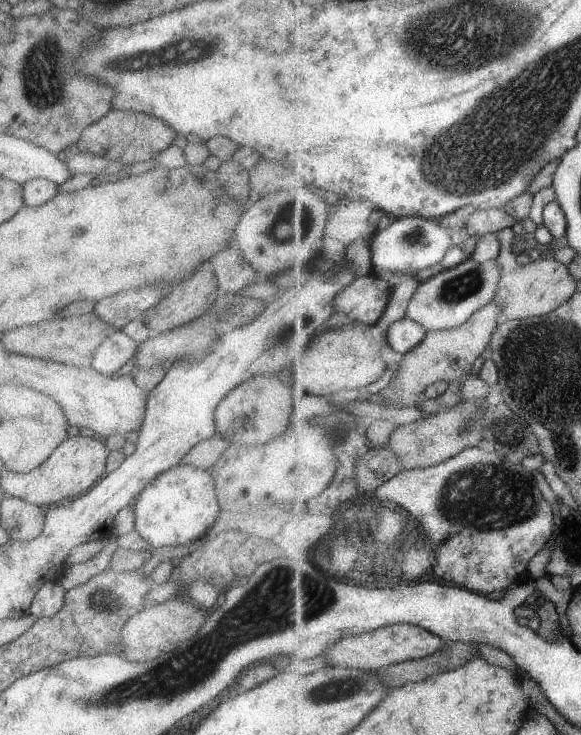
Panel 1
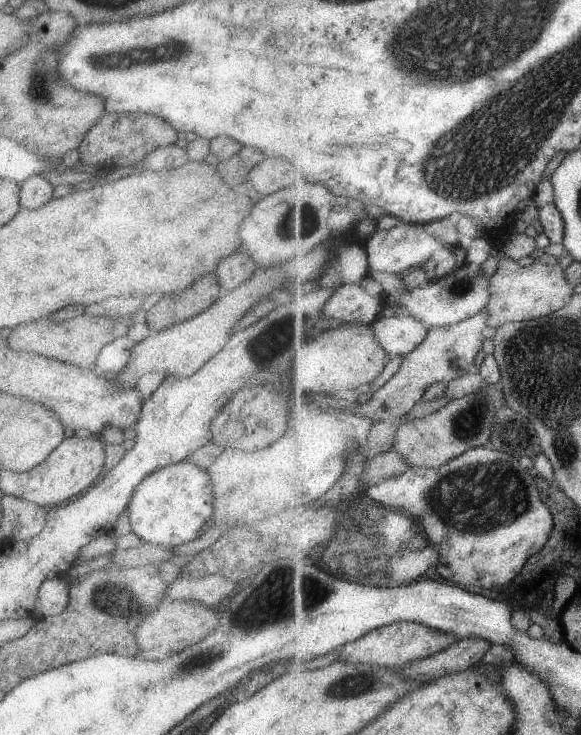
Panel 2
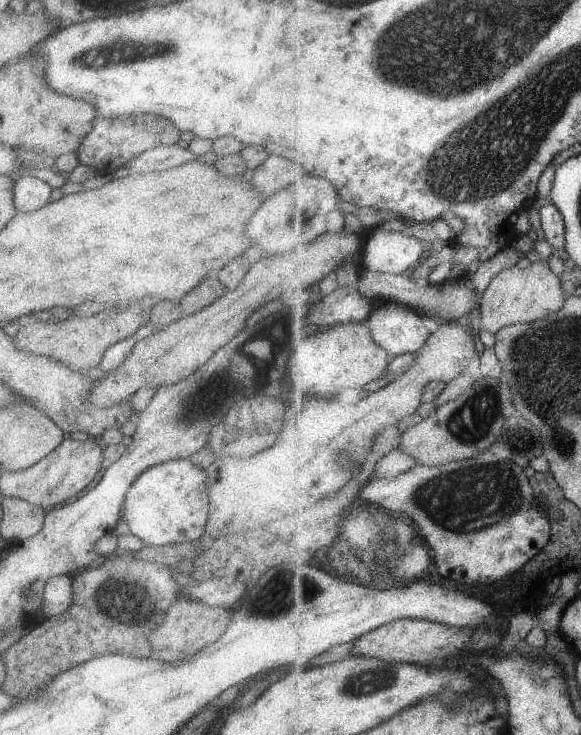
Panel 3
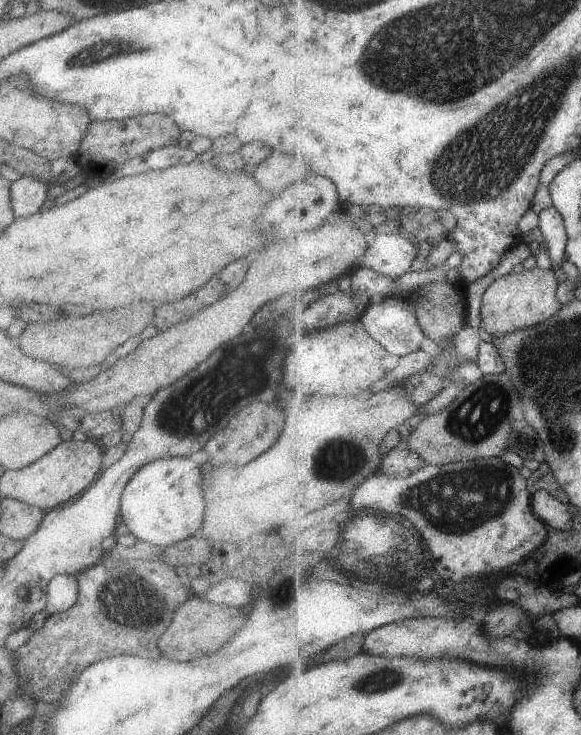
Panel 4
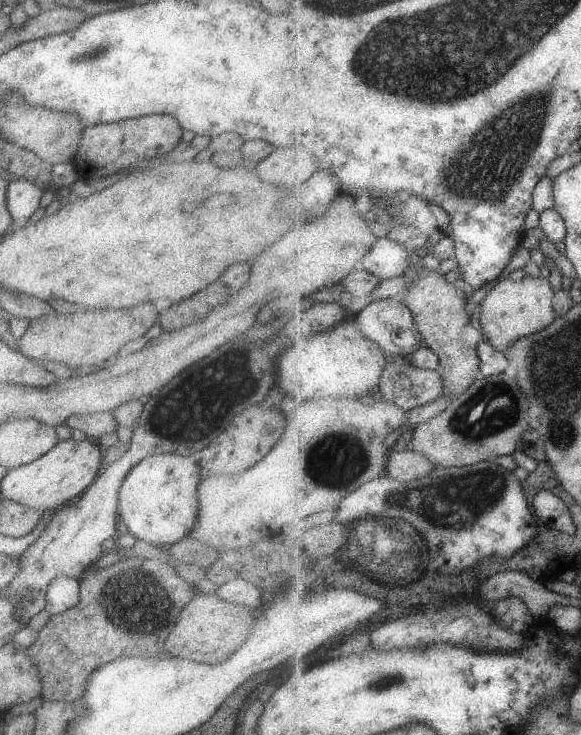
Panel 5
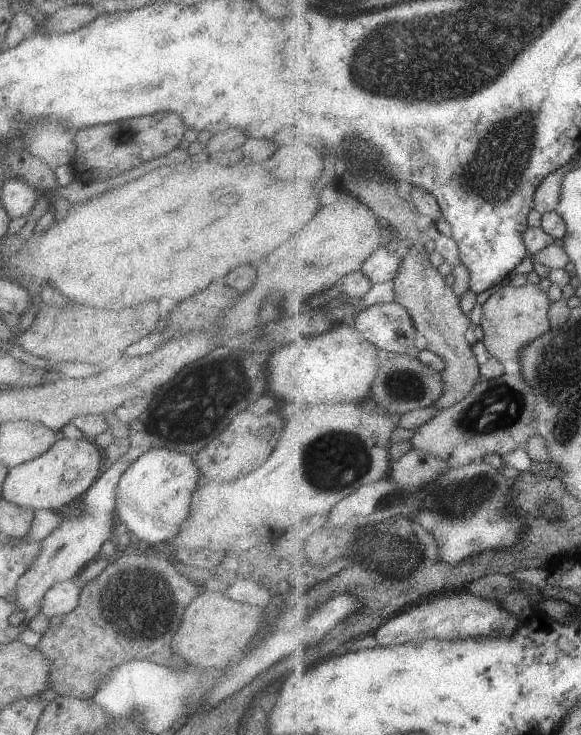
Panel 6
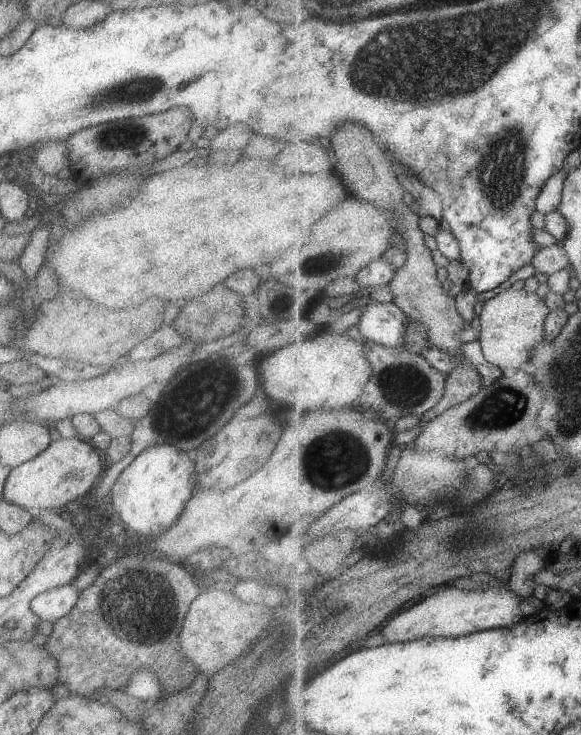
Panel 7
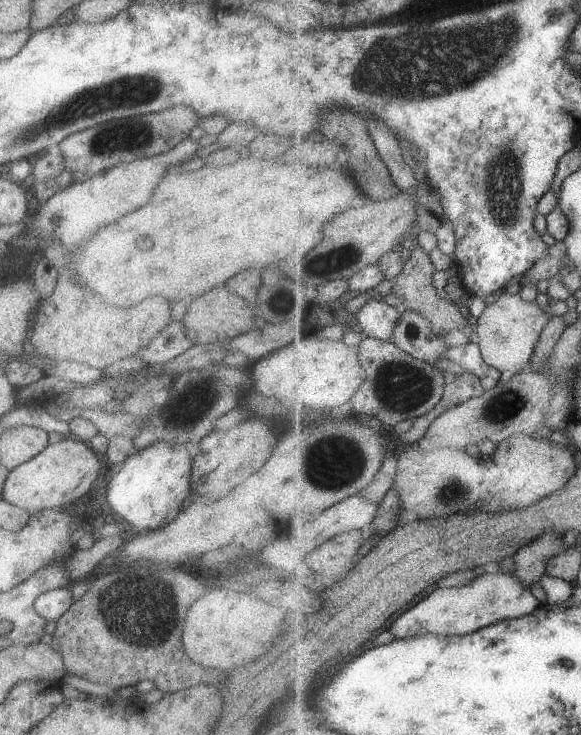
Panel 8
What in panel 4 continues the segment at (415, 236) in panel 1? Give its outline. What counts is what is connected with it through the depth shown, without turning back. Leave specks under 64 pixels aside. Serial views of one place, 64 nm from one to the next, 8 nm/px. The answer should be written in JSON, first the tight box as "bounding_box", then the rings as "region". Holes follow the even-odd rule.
{"bounding_box":[364,230,418,279],"region":[[[378,230],[371,237],[371,246],[364,254],[364,266],[379,275],[397,279],[409,272],[409,266],[418,254],[417,244],[411,244],[411,241],[405,240],[405,236]]]}

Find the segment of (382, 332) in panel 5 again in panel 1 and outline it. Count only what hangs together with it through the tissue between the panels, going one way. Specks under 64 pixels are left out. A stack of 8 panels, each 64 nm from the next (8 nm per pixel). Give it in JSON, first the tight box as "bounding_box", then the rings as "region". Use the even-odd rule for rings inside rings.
{"bounding_box":[386,316,427,357],"region":[[[404,316],[390,324],[389,330],[386,332],[386,342],[393,352],[402,357],[426,339],[427,331],[422,324]]]}

